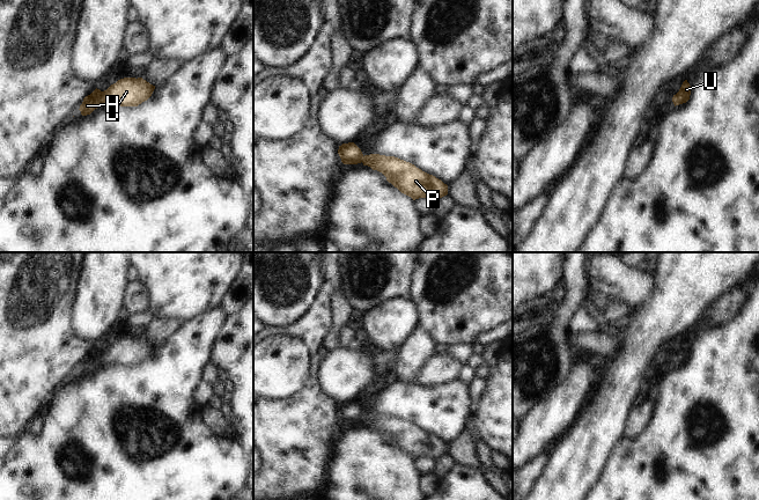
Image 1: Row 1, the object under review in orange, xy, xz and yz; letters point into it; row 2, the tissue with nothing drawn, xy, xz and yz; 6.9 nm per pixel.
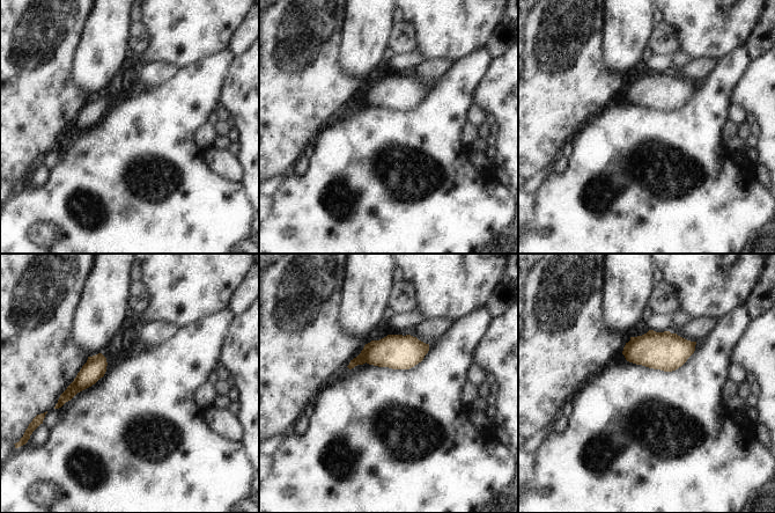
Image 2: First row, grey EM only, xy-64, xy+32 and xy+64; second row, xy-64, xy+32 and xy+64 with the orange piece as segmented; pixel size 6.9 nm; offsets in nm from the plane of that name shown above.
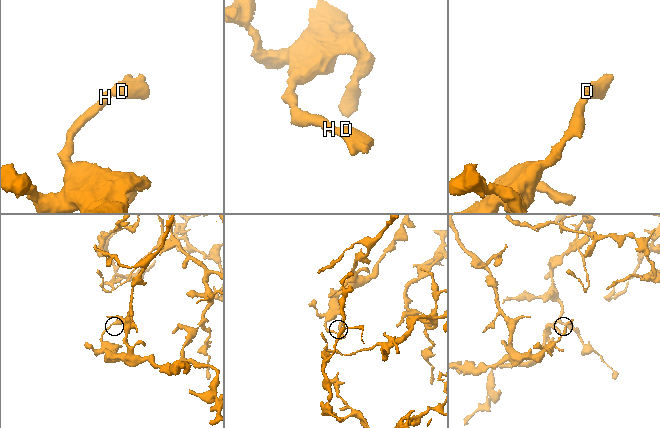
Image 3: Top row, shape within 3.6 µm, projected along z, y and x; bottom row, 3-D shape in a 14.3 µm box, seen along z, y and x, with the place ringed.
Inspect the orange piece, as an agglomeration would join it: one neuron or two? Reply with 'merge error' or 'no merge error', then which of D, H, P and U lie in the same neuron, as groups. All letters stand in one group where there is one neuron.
no merge error; D H P U

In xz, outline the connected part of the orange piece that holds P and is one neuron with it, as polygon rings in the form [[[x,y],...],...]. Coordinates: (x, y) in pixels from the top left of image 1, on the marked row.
[[[354,142],[339,146],[338,154],[344,164],[362,162],[363,166],[382,172],[389,183],[413,200],[419,198],[437,200],[448,194],[448,185],[441,179],[398,157],[380,154],[363,155]]]

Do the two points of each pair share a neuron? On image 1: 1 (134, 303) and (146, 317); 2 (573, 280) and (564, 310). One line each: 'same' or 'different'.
1: different
2: same

